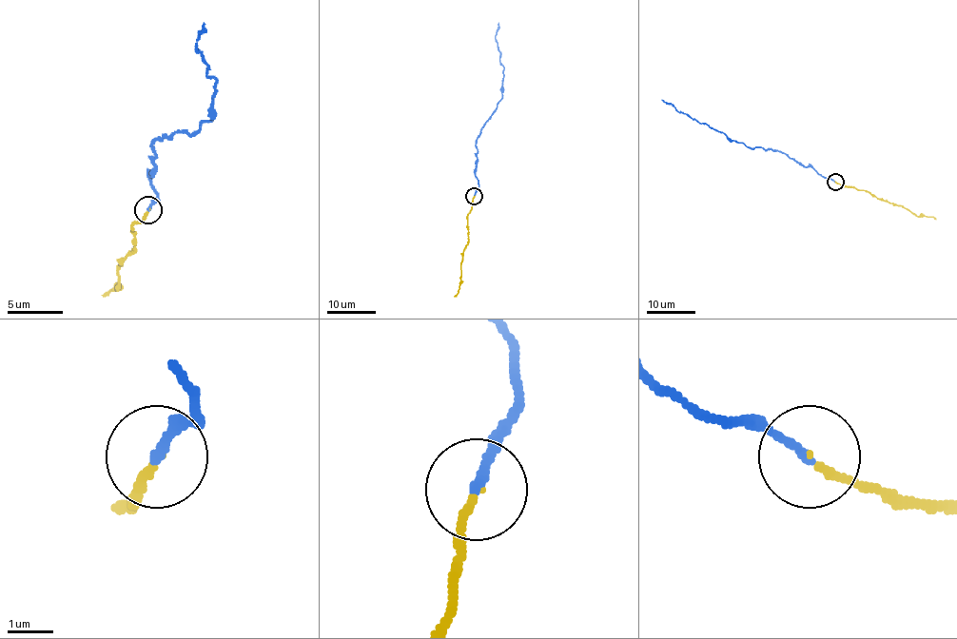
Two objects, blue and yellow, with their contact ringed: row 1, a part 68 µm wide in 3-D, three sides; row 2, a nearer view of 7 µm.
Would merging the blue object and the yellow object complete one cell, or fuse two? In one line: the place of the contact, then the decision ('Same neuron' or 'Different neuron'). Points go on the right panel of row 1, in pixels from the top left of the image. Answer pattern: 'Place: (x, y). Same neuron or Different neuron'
Place: (835, 182). Same neuron

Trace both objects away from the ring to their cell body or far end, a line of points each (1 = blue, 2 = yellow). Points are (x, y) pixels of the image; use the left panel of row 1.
1: (147, 210), (159, 199), (153, 142), (194, 133), (211, 120), (217, 81), (197, 50), (203, 23)
2: (147, 210), (142, 222), (134, 224), (134, 249), (117, 268), (117, 287), (101, 296)

